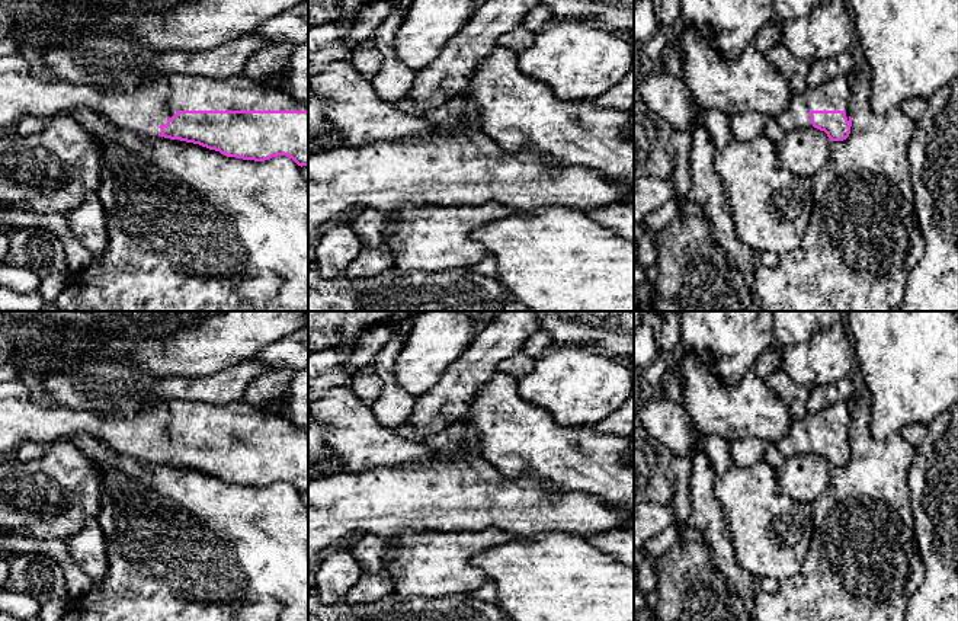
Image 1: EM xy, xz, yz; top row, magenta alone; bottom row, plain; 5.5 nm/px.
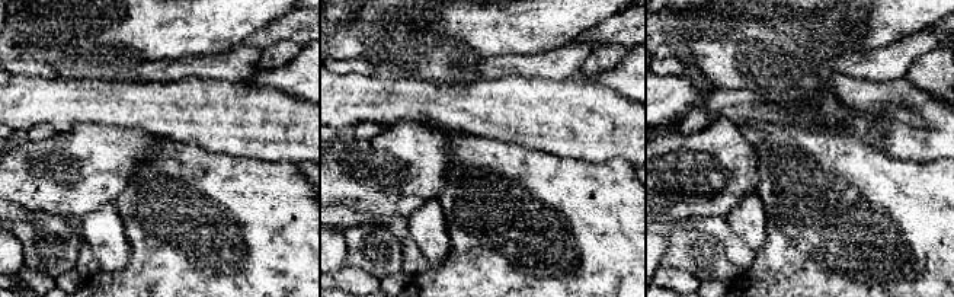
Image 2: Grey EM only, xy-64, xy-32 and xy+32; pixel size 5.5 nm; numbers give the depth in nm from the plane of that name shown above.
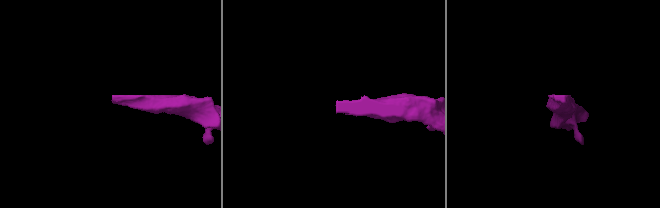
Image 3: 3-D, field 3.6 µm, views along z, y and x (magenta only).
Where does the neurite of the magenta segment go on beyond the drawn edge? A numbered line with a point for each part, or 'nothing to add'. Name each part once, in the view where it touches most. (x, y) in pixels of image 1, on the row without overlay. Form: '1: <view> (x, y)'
1: xy (144, 434)

